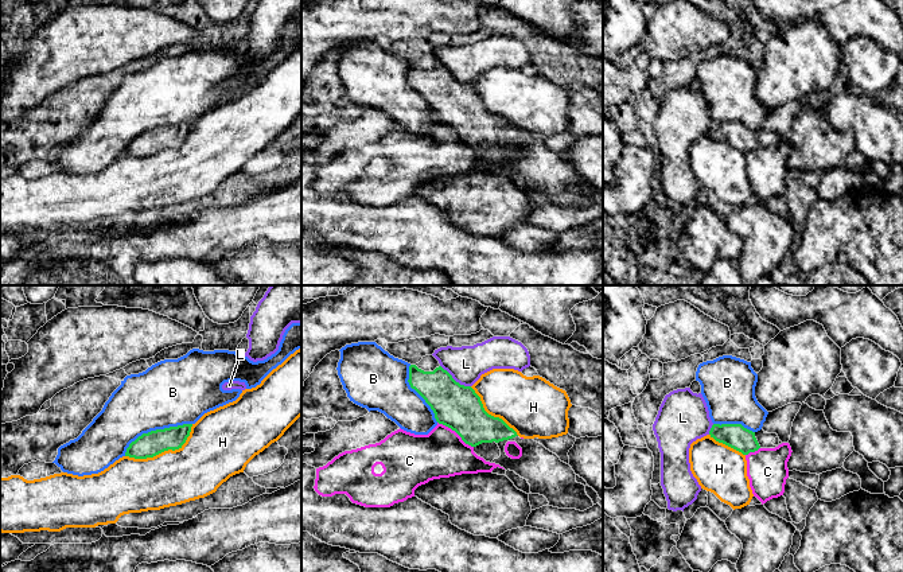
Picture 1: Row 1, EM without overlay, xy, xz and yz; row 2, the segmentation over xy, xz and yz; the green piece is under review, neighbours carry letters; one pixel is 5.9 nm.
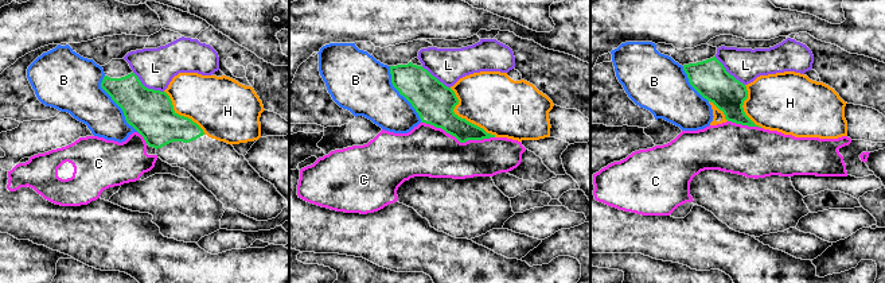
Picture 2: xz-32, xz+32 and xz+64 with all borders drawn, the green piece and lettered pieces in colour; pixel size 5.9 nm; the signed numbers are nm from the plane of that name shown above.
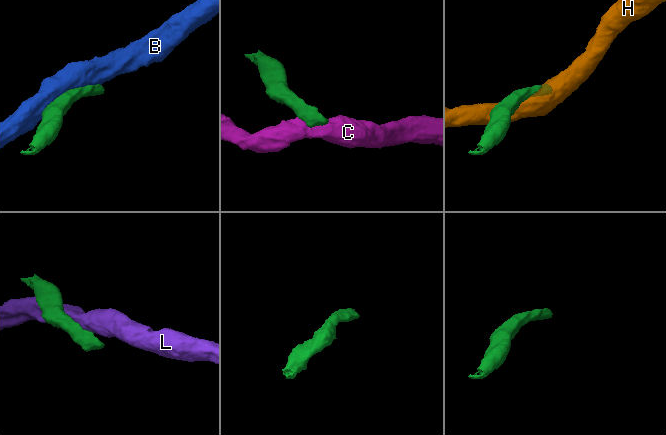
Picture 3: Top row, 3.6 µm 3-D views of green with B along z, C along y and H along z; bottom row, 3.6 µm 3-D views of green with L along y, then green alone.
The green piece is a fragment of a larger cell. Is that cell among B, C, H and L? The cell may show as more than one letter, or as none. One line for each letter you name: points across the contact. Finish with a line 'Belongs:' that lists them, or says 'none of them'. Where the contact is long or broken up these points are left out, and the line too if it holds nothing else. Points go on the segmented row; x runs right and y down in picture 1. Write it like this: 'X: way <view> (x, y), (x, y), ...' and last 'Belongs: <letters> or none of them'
Belongs: none of them

